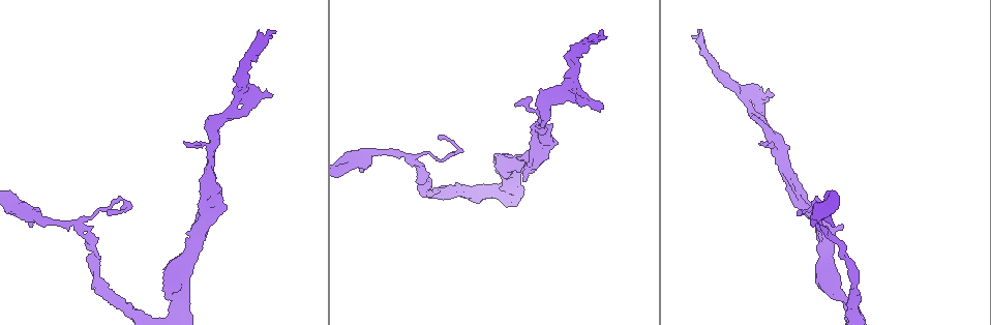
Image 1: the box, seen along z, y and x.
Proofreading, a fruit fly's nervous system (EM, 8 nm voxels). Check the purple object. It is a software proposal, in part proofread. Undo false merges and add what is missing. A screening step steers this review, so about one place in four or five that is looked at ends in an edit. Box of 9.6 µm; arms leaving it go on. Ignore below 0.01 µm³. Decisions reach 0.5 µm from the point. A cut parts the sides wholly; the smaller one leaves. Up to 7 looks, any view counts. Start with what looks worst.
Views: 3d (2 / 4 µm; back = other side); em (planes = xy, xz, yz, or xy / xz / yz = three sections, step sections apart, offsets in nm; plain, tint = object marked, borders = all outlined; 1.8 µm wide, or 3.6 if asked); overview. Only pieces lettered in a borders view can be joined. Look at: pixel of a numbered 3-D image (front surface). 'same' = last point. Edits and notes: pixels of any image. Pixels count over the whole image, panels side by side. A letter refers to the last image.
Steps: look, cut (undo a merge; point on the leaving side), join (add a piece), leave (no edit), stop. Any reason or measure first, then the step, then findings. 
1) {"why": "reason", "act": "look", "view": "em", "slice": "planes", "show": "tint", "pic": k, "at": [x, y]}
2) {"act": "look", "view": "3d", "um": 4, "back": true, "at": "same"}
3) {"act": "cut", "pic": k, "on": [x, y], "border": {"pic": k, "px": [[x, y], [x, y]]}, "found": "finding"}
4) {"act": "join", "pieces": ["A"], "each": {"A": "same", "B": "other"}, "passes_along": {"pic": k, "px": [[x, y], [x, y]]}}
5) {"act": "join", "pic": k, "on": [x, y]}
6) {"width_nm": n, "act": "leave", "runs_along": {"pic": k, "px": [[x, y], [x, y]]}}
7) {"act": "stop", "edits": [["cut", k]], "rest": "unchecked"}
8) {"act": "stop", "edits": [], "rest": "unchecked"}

{"why": "end of a long branch", "act": "look", "view": "em", "slice": "yz", "step": 8, "show": "borders", "pic": 1, "at": [605, 38]}

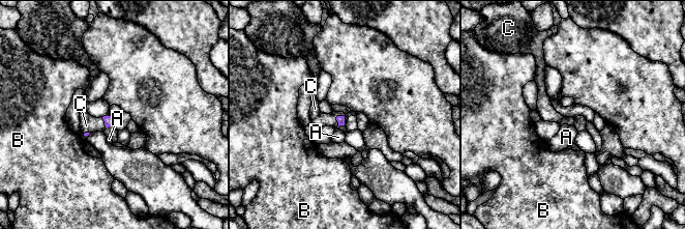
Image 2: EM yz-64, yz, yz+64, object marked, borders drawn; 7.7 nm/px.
{"longest_contact_nm": ["C", 100], "act": "join", "pieces": ["C"], "each": {"A": "other", "B": "other", "C": "same"}, "found": "it goes on there"}

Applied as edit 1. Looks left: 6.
{"why": "redraw", "act": "look", "view": "overview"}

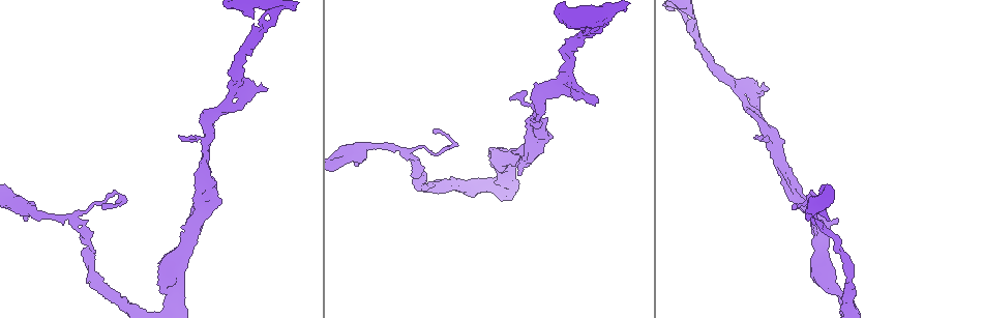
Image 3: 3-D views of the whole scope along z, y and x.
{"why": "three-way junction", "act": "look", "view": "em", "slice": "yz", "step": 16, "show": "plain", "pic": 3, "at": [411, 157]}

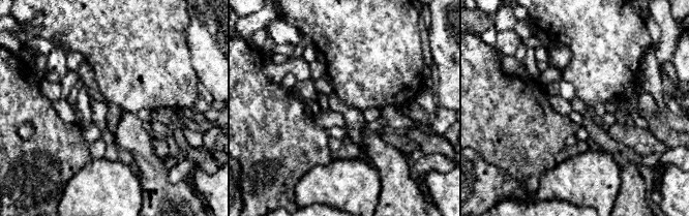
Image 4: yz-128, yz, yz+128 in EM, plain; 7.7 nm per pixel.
{"act": "look", "view": "em", "slice": "yz", "step": 16, "show": "borders", "at": "same"}

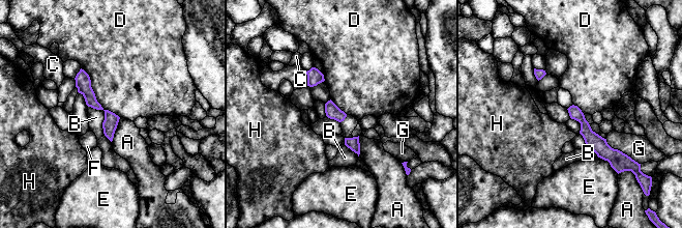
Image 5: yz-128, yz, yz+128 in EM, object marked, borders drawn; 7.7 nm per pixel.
{"act": "leave", "each": {"A": "other", "B": "other", "C": "other", "D": "other", "E": "other", "F": "other", "G": "other", "H": "other"}, "runs_along": {"pic": 5, "px": [[82, 73], [90, 98], [110, 117], [110, 136]]}, "found": "continuous, no second neuron"}

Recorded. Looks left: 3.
{"why": "touches itself", "act": "look", "view": "em", "slice": "xy", "step": 16, "show": "tint", "pic": 3, "at": [223, 106]}

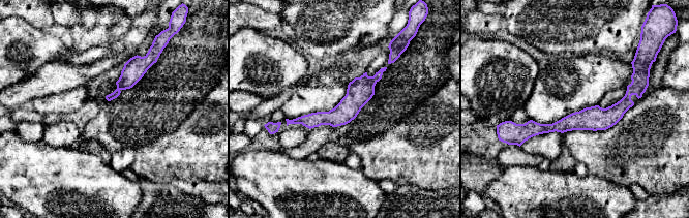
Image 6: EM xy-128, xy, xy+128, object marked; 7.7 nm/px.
{"why": "another direction", "act": "look", "view": "em", "slice": "planes", "show": "borders", "at": "same"}

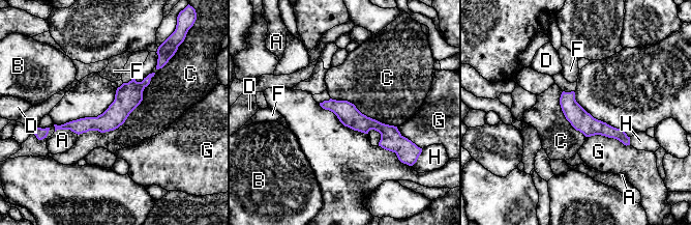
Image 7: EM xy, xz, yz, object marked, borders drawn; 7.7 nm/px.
{"act": "leave", "each": {"A": "other", "B": "other", "C": "other", "D": "other", "F": "other", "G": "other", "H": "other"}, "border": {"pic": 7, "px": [[148, 84], [117, 128], [78, 135]]}, "found": "all the same neuron"}

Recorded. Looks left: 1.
{"act": "stop", "edits": [["join", 2]], "rest": "unchecked"}

